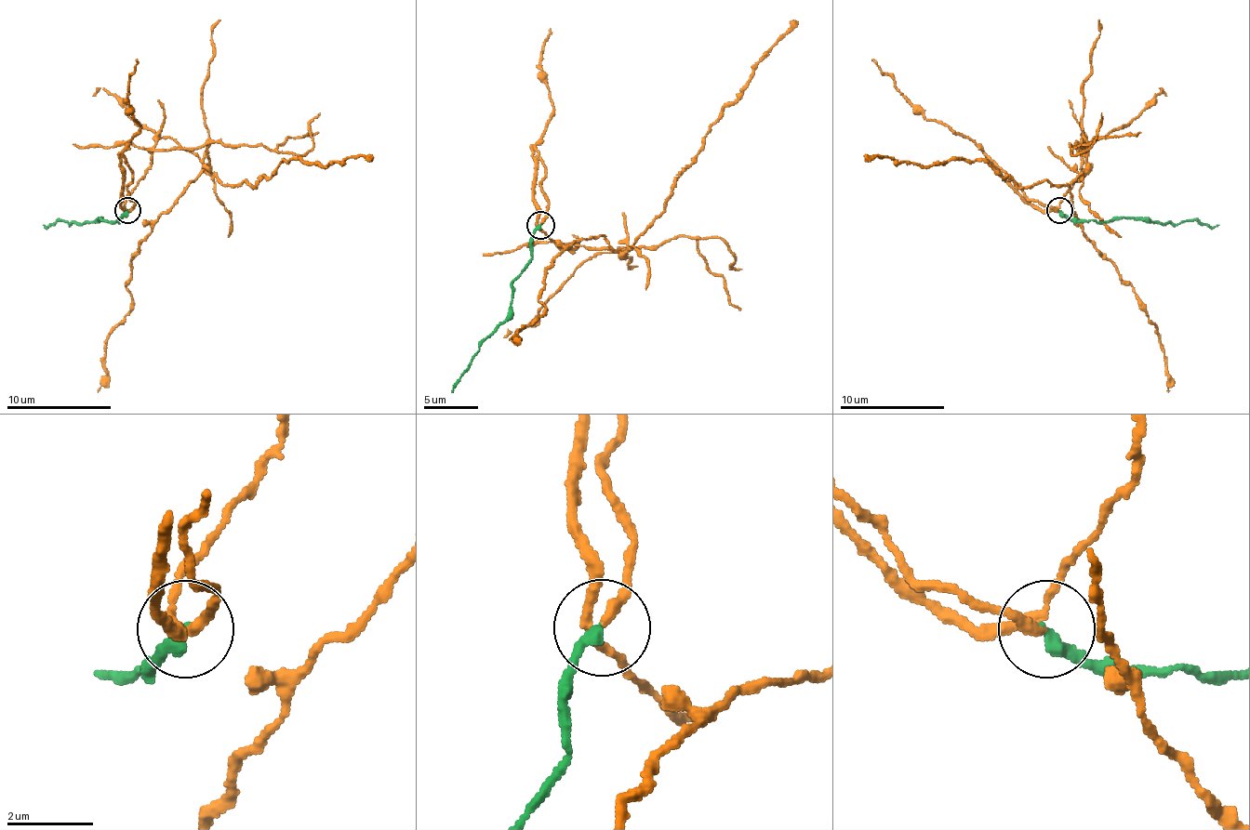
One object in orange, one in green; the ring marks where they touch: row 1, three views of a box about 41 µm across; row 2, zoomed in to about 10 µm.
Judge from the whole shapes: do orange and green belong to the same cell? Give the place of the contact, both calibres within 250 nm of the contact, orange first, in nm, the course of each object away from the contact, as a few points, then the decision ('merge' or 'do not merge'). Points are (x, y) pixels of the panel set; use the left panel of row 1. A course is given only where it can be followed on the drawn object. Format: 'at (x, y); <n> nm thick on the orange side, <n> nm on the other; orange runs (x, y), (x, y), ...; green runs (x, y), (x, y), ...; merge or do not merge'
at (127, 210); 140 nm thick on the orange side, 300 nm on the other; orange runs (126, 211), (153, 153), (190, 149), (223, 185), (252, 188), (291, 159), (372, 159); green runs (126, 211), (119, 219), (103, 221), (99, 219), (70, 224), (44, 224); do not merge

